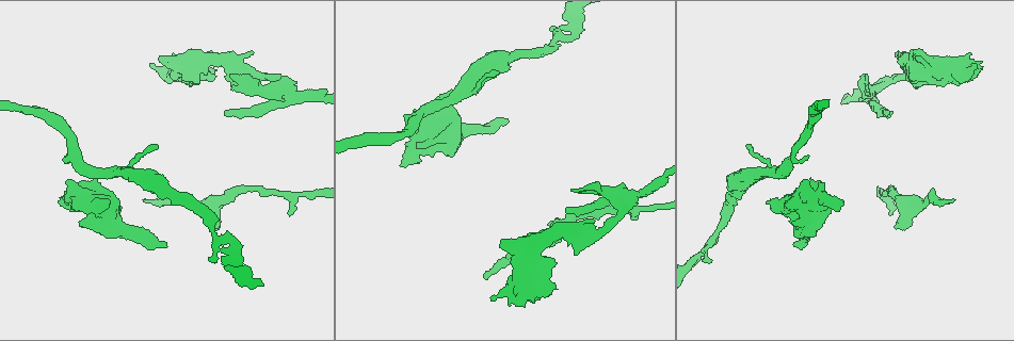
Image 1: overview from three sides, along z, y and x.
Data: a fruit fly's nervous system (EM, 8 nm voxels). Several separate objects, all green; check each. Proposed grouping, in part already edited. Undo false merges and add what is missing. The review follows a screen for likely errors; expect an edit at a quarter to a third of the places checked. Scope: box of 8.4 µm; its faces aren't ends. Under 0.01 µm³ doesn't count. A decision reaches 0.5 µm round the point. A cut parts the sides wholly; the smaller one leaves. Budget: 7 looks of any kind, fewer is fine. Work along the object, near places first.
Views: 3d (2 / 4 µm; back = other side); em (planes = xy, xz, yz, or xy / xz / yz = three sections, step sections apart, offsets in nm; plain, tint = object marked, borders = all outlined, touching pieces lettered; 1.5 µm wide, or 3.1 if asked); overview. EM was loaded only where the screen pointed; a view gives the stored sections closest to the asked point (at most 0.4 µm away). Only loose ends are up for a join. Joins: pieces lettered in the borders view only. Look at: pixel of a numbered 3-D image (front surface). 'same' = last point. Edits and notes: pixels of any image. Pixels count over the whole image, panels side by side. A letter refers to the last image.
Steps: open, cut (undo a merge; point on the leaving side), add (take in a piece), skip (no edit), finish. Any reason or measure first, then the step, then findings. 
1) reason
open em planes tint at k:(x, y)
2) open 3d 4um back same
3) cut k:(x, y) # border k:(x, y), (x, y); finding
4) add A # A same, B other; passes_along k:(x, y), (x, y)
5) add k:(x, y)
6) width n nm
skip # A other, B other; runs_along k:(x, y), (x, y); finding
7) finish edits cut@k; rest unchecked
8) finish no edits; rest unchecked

thin end
open em yz step 4 tint at 1:(240, 244)

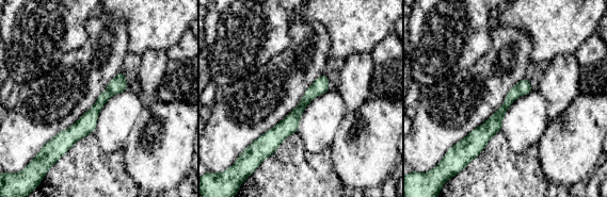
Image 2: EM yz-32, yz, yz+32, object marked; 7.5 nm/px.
open em planes borders same

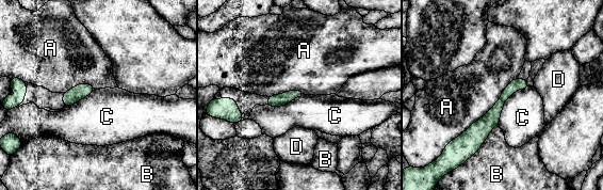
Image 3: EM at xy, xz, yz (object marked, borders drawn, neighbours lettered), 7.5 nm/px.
skip # A other, B other, C other, D other; runs_along 3:(522, 81), (504, 96), (471, 147); none of them fits

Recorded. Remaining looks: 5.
free end
open em planes plain at 1:(71, 207)

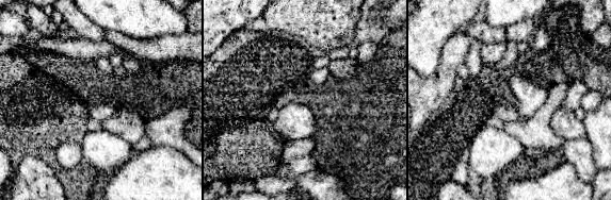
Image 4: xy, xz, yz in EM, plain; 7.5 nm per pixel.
see the neighbours
open em planes borders same

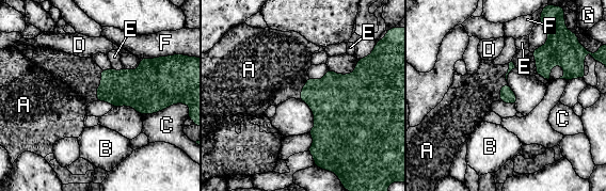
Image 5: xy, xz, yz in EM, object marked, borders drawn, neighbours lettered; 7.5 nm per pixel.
longest_contact A 300 nm
add A # A same, B other, C other, D other, E other, F other, G other; the neuron continues

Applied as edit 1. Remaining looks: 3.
an open end
open 3d 4um back at 1:(570, 191)

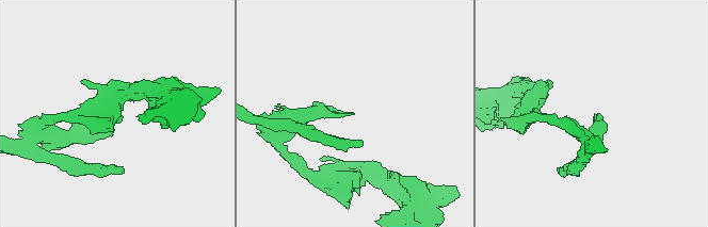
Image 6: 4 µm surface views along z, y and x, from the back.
open em xz step 4 borders at 6:(594, 113)

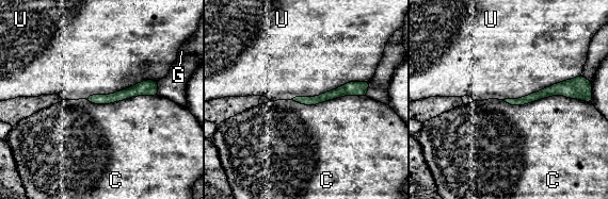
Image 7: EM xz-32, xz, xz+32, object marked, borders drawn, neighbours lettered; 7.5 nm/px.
another direction
open em planes borders same

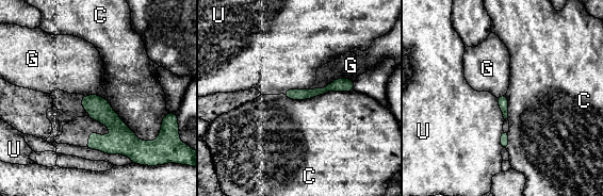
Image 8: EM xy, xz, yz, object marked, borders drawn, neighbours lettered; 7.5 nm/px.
skip # C other, G other, U other; border 8:(353, 80), (337, 78), (308, 90); no lettered piece goes on from it

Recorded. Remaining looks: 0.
finish edits add@5; rest unchecked

